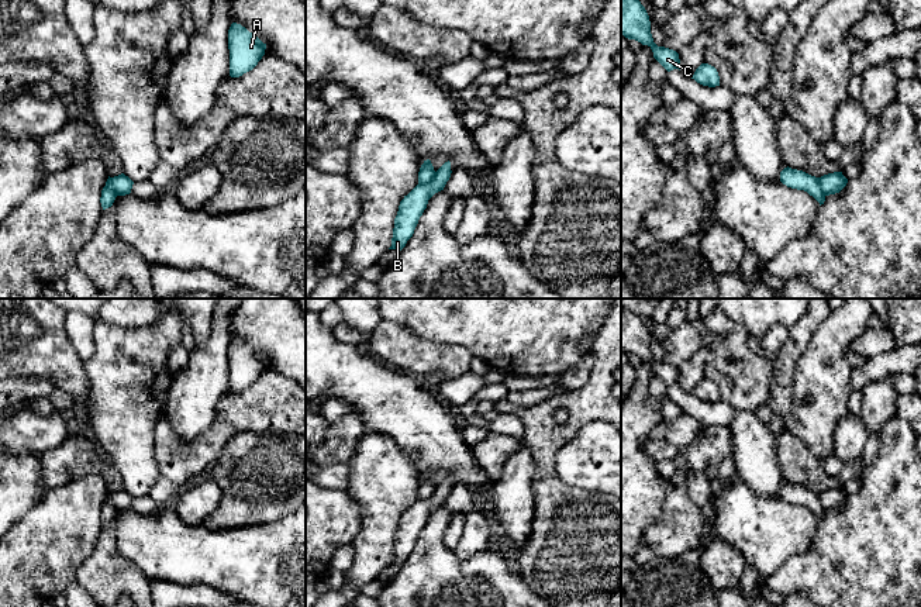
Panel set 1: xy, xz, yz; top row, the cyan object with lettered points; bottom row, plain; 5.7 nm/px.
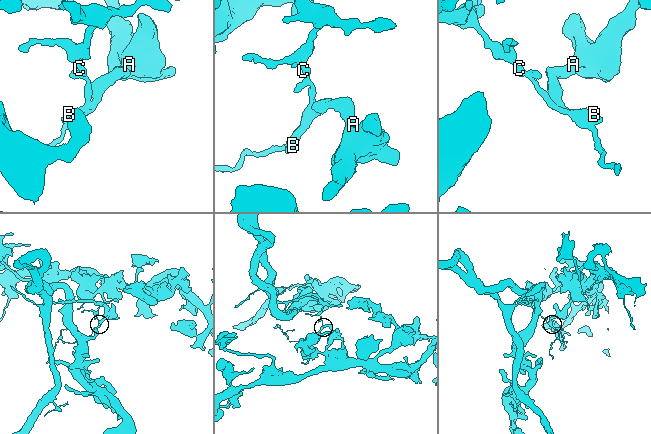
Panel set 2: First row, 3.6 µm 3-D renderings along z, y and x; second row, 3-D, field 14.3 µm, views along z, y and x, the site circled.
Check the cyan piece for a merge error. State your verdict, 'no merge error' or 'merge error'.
no merge error

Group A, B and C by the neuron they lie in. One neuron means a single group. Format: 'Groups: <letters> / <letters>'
Groups: A B C

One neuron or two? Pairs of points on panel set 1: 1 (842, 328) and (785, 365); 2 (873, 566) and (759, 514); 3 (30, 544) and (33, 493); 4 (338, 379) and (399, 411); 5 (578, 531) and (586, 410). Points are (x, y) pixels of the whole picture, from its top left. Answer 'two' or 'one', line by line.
1: two
2: two
3: two
4: one
5: one

